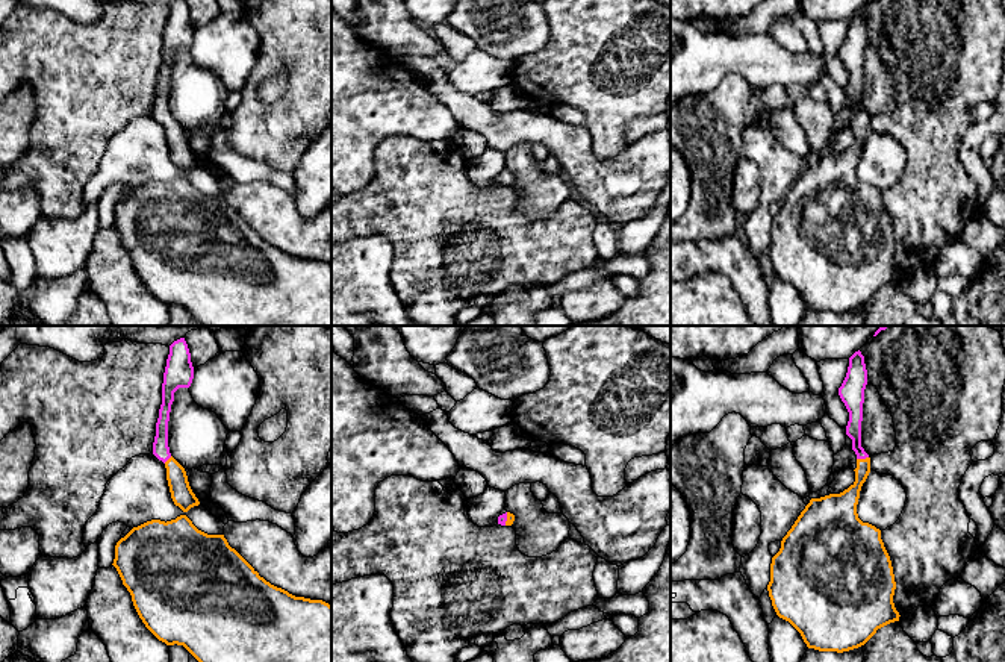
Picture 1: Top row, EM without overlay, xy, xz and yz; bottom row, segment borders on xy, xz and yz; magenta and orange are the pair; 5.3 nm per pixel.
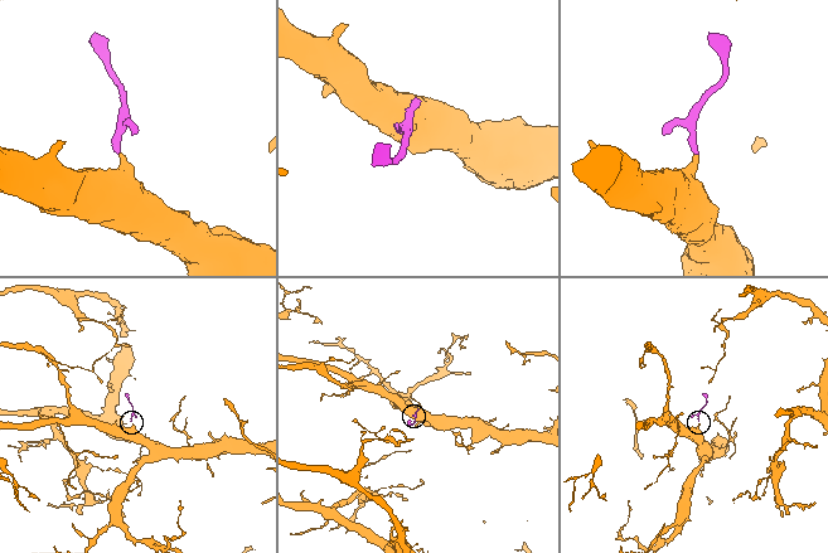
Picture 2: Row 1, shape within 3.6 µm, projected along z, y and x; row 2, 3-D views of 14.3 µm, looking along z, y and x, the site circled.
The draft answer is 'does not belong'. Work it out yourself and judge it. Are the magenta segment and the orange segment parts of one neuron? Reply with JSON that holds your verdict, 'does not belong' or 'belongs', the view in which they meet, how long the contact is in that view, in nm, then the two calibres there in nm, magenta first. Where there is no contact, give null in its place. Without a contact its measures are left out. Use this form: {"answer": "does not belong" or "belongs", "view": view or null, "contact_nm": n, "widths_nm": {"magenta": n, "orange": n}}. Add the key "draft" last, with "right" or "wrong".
{"answer": "belongs", "view": "yz", "contact_nm": 70, "widths_nm": {"magenta": 80, "orange": 120}, "draft": "wrong"}

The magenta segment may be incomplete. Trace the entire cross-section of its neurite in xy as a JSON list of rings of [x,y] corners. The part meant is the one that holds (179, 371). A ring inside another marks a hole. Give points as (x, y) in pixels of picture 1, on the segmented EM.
[[[180,338],[170,345],[170,354],[163,373],[162,404],[156,423],[153,454],[165,464],[171,498],[183,512],[198,506],[200,501],[189,486],[185,468],[170,453],[168,421],[171,404],[174,401],[174,392],[179,388],[189,388],[192,379],[194,367],[191,362],[191,353],[185,338]]]

